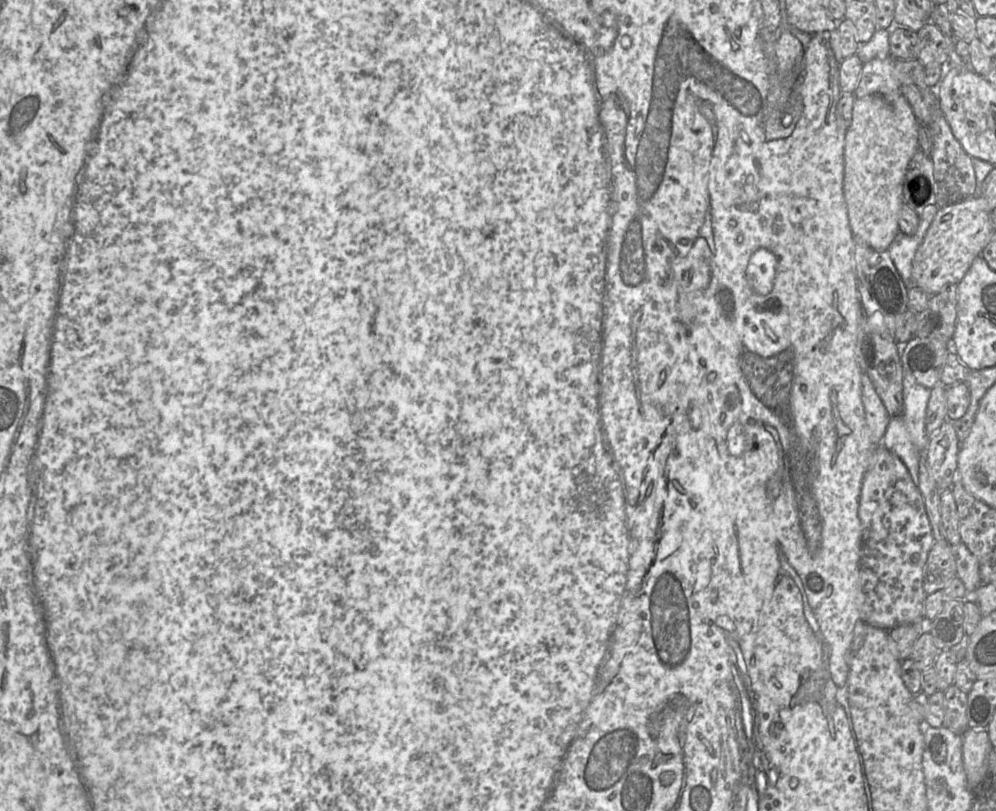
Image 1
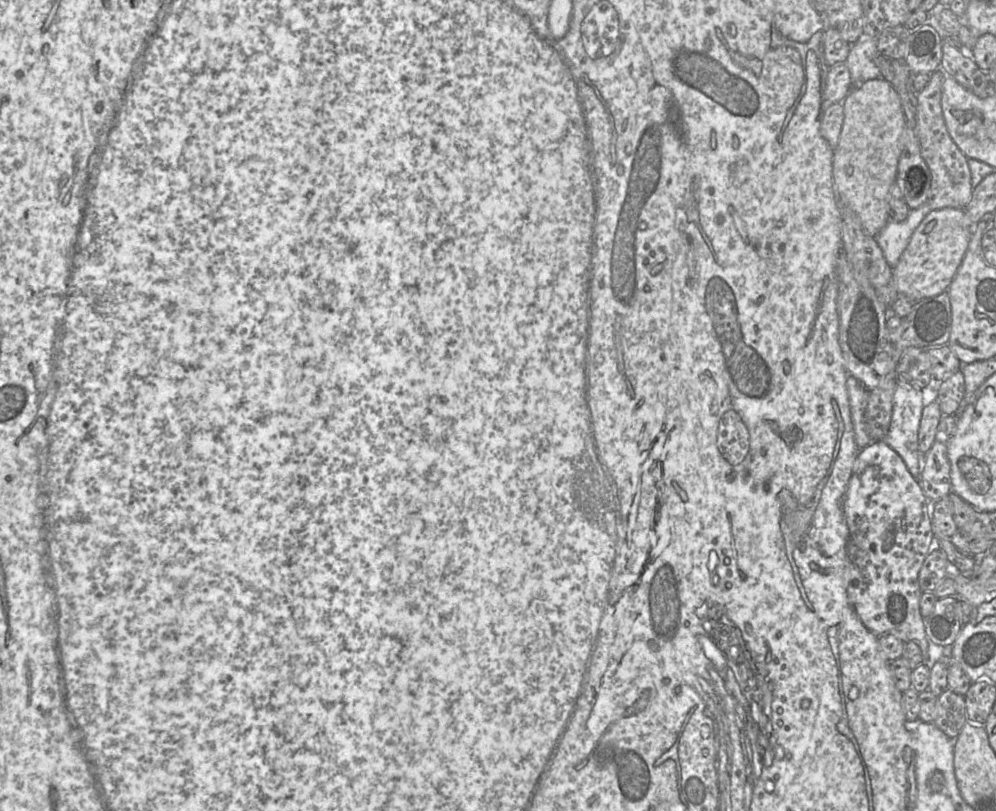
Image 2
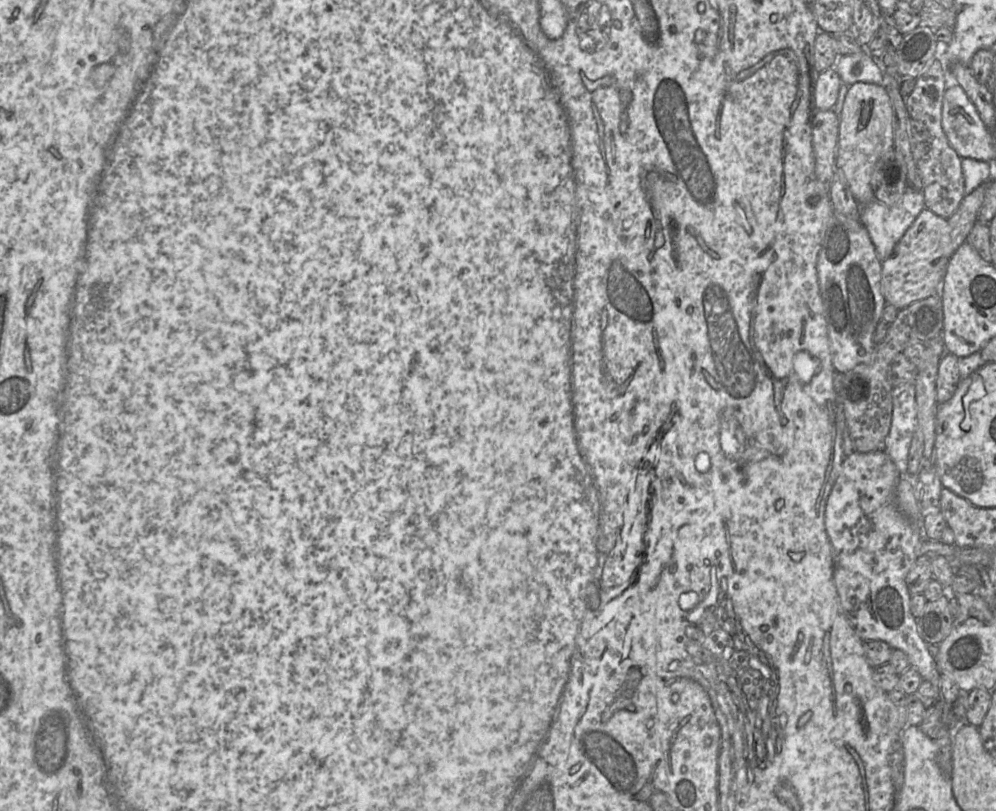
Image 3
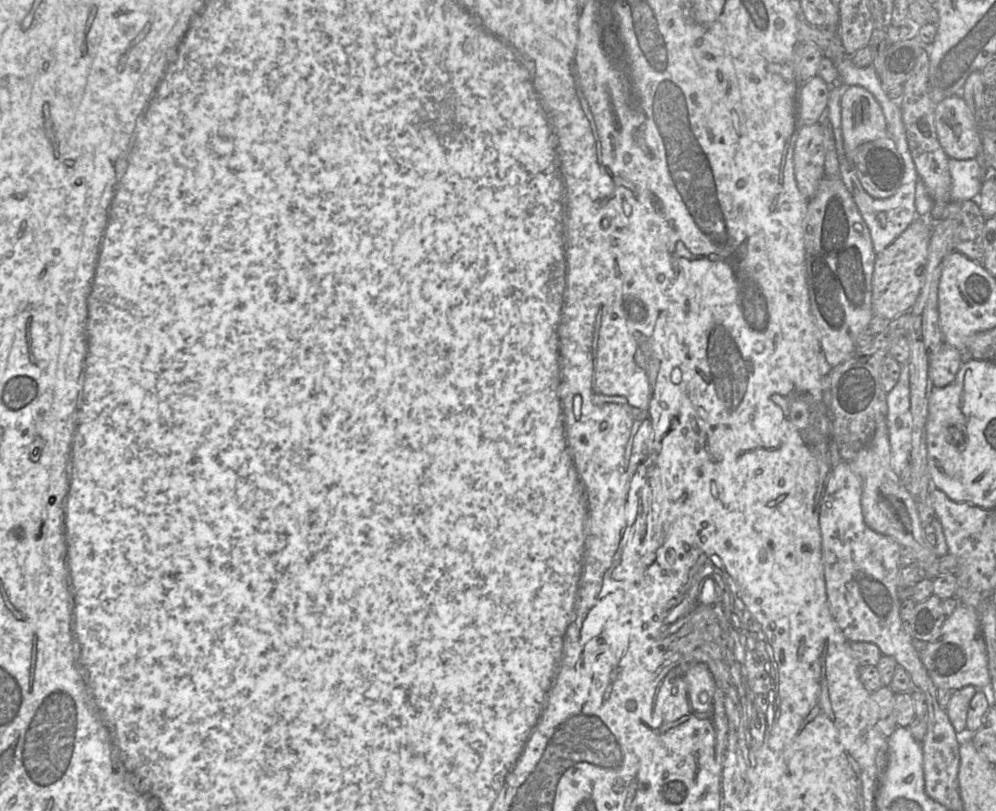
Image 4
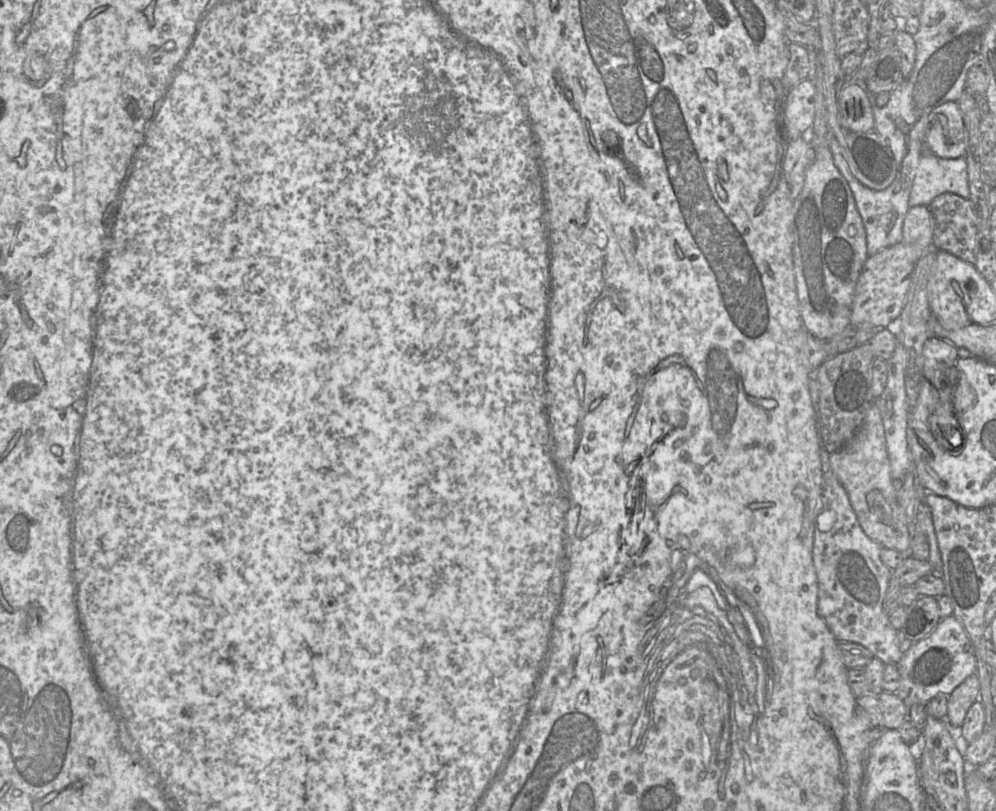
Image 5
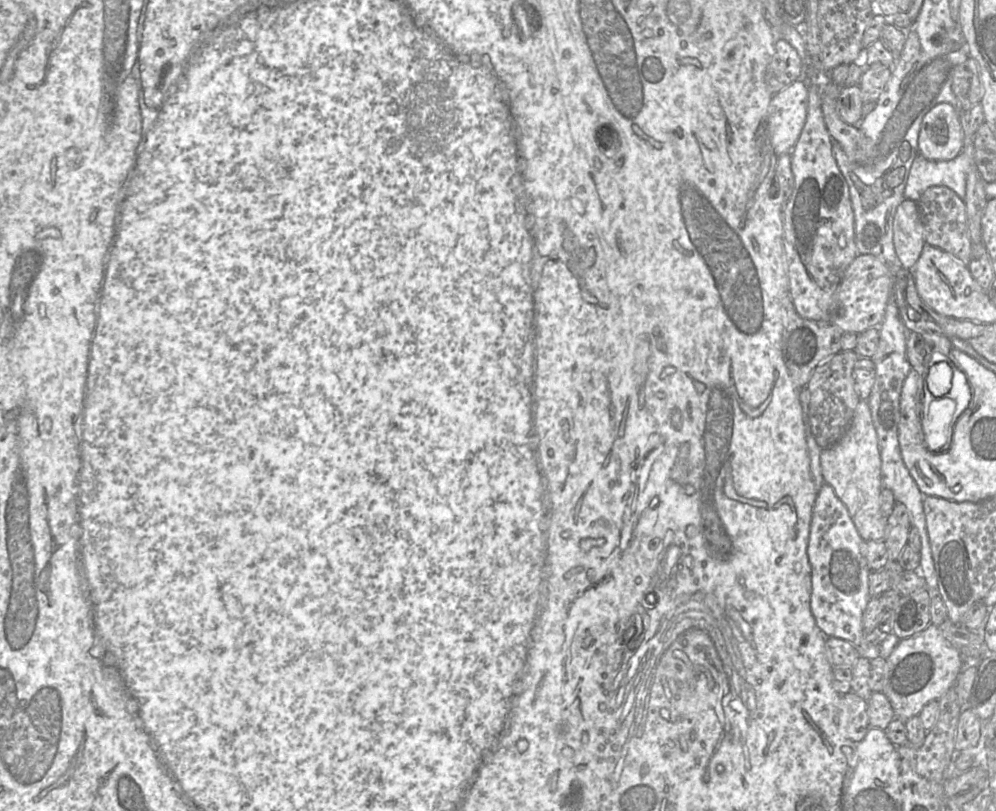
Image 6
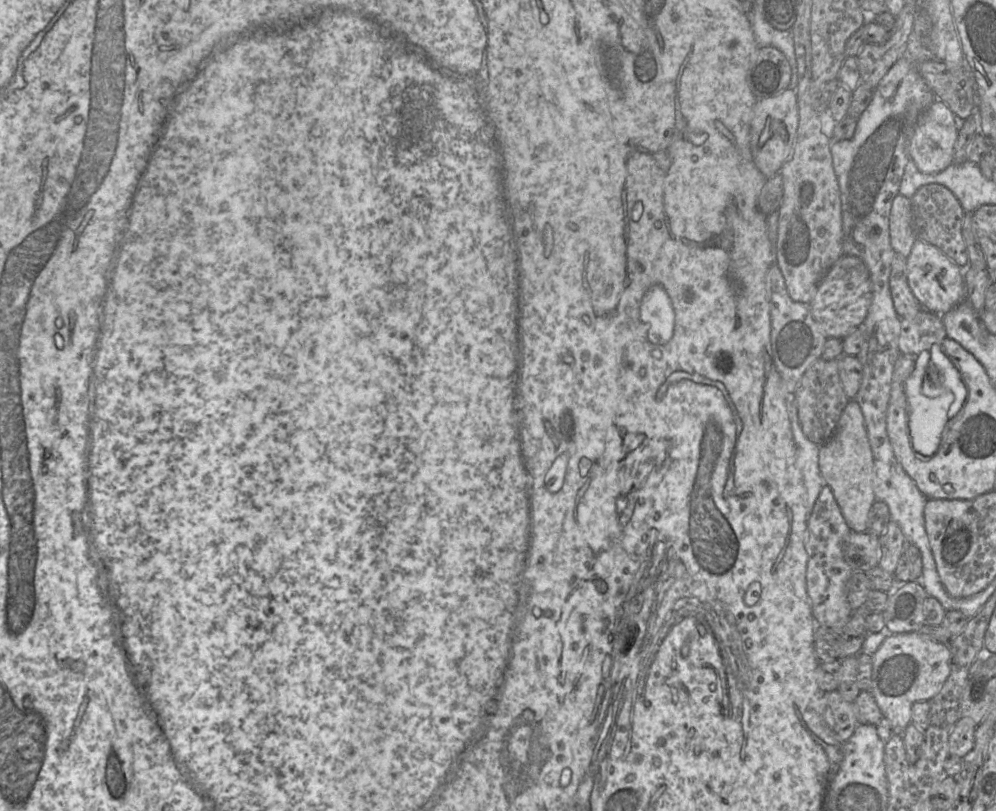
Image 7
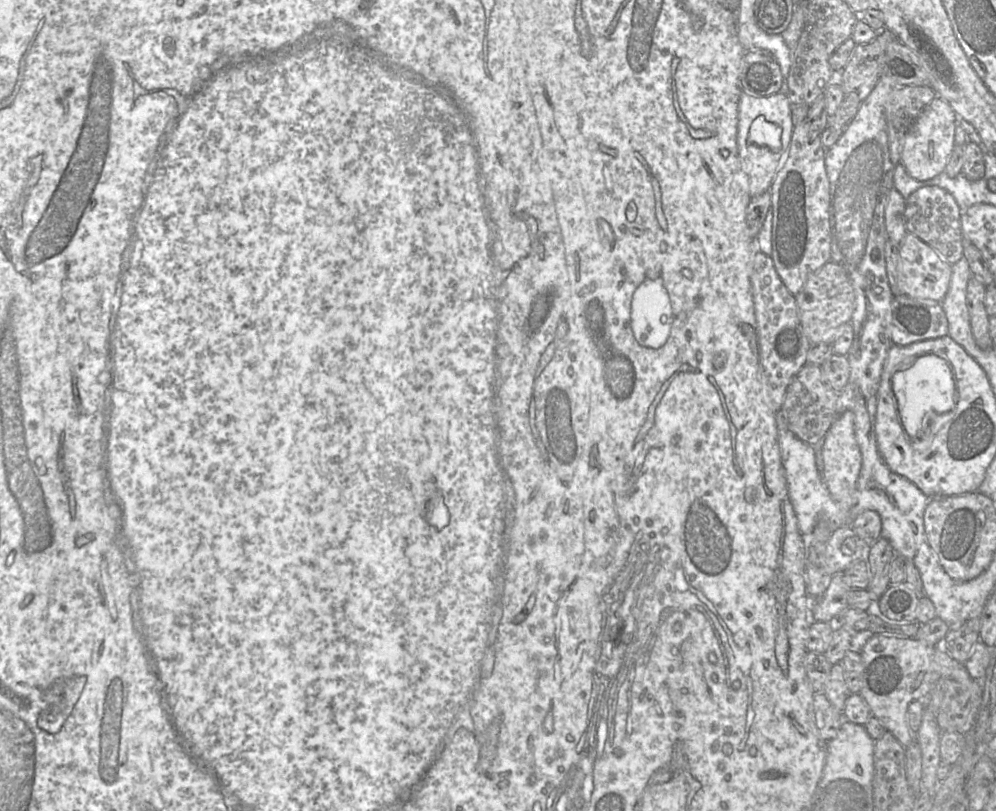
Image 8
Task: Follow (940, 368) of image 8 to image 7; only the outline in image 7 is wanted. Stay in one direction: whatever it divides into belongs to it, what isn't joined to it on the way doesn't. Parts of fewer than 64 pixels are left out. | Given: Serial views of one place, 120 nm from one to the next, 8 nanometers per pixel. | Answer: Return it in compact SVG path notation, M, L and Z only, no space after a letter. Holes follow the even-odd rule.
M929 351L921 352L916 357L914 370L905 382L905 394L909 405L908 425L912 448L916 453L926 457L930 457L937 452L942 432L949 421L947 413L954 401L954 395L950 390L937 389L932 386L928 377L929 358Z

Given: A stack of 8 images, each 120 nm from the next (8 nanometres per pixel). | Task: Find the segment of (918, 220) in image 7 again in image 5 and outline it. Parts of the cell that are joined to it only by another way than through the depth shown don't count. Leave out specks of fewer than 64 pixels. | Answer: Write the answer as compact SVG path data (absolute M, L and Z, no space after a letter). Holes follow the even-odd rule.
M945 192L938 195L929 206L933 218L932 247L946 251L970 264L976 263L977 234L976 216L969 198Z

